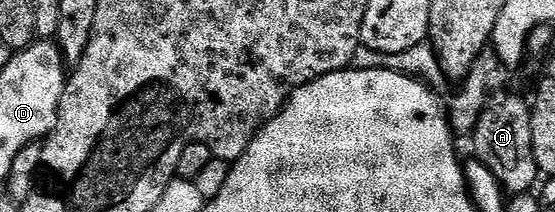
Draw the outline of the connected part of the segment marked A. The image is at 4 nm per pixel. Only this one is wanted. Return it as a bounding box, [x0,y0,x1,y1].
[471,94,539,196]

